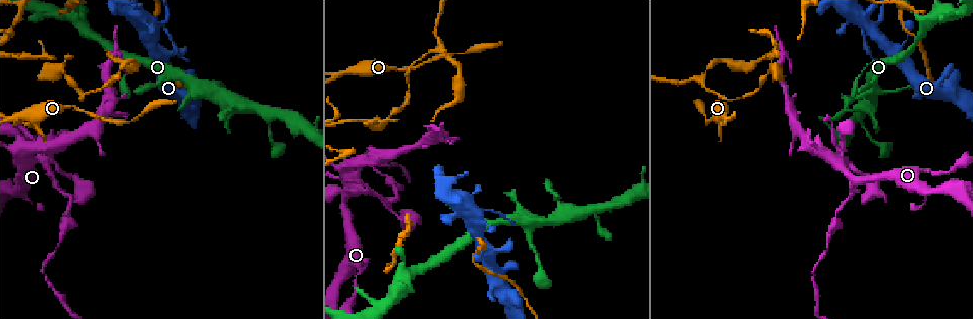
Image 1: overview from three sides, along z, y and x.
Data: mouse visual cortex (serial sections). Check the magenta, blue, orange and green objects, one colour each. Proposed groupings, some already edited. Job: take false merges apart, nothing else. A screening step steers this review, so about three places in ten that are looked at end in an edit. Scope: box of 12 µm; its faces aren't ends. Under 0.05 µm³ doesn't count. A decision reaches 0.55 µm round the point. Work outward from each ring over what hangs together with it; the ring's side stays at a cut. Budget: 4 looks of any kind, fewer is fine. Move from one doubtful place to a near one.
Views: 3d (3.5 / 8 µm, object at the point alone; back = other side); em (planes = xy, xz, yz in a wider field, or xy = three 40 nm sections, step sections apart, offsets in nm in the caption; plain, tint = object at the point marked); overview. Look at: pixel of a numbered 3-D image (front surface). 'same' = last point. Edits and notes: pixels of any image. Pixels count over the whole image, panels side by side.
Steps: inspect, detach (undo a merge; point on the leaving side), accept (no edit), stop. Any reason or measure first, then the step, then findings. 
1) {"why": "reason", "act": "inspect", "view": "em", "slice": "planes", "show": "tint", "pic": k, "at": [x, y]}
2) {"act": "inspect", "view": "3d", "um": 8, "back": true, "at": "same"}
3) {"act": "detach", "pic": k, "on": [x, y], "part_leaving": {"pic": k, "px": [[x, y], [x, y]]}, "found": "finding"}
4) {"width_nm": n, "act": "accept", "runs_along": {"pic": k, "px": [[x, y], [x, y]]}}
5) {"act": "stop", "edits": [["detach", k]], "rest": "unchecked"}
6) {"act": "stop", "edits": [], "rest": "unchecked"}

{"why": "small branch off a trunk", "act": "inspect", "view": "3d", "um": 3.5, "pic": 1, "at": [927, 26]}

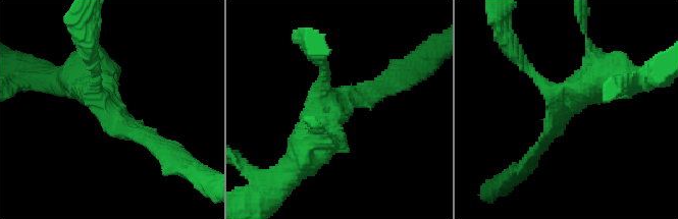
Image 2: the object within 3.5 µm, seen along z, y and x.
{"arms": 3, "arm_widths_nm": [150, 200, 600], "why": "shape alone is not enough", "act": "inspect", "view": "em", "slice": "xy", "step": 3, "show": "tint", "pic": 2, "at": [108, 107]}

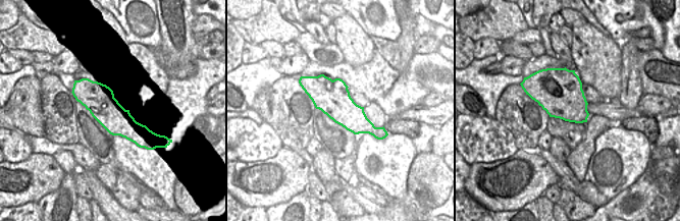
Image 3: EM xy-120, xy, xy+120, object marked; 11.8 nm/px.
{"act": "accept", "runs_along": {"pic": 2, "px": [[387, 80], [328, 117], [303, 157]]}, "found": "continuous, no second cell"}

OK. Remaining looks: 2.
{"why": "small branch off a trunk", "act": "inspect", "view": "3d", "um": 8, "pic": 1, "at": [34, 162]}

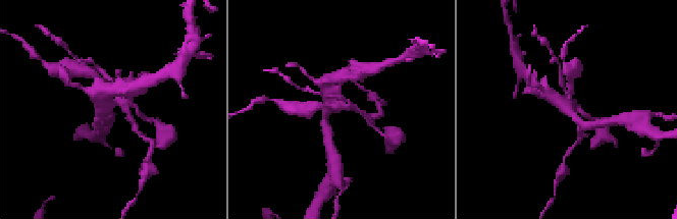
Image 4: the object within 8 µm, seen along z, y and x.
{"act": "inspect", "view": "em", "slice": "xy", "step": 5, "show": "tint", "pic": 4, "at": [570, 103]}

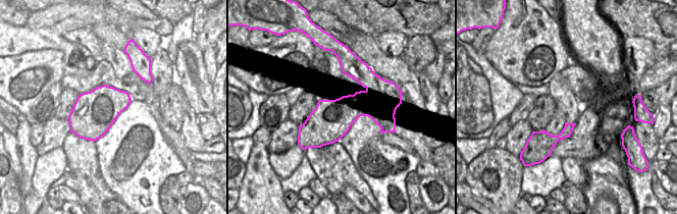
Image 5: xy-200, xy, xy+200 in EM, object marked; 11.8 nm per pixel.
{"act": "detach", "pic": 4, "on": [369, 119], "part_leaving": {"pic": 4, "px": [[351, 106], [363, 112], [377, 130]]}, "found": "two cells meet here"}

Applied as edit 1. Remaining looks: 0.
{"act": "stop", "edits": [["detach", 4]], "rest": "unchecked"}

